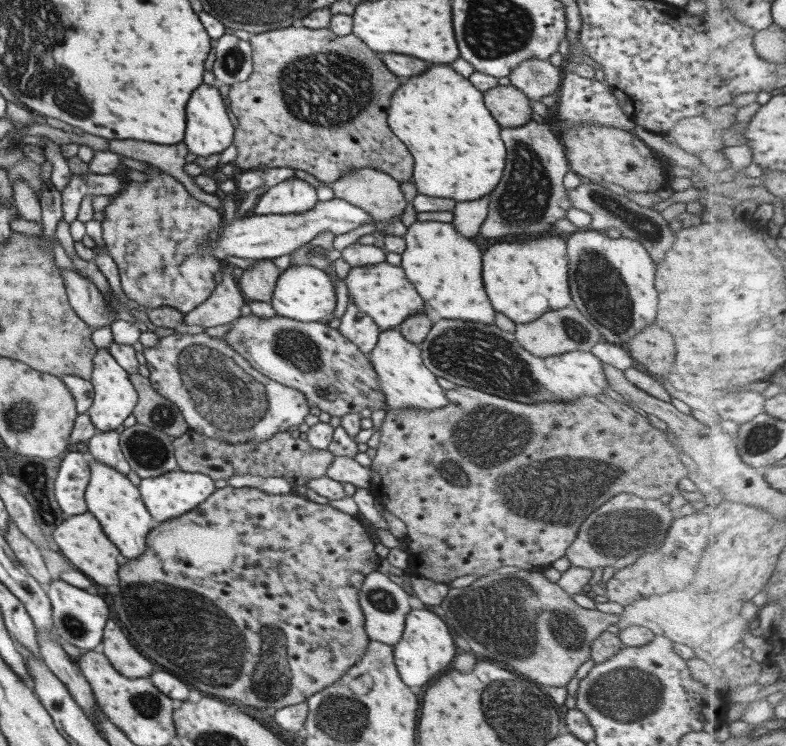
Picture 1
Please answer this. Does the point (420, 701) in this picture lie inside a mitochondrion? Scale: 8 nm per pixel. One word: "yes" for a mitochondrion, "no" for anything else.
no

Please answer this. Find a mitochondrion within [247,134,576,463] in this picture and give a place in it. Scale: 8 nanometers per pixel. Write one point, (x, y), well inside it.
(469, 353)

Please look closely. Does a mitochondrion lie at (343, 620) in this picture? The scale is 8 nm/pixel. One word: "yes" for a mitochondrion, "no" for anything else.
no

